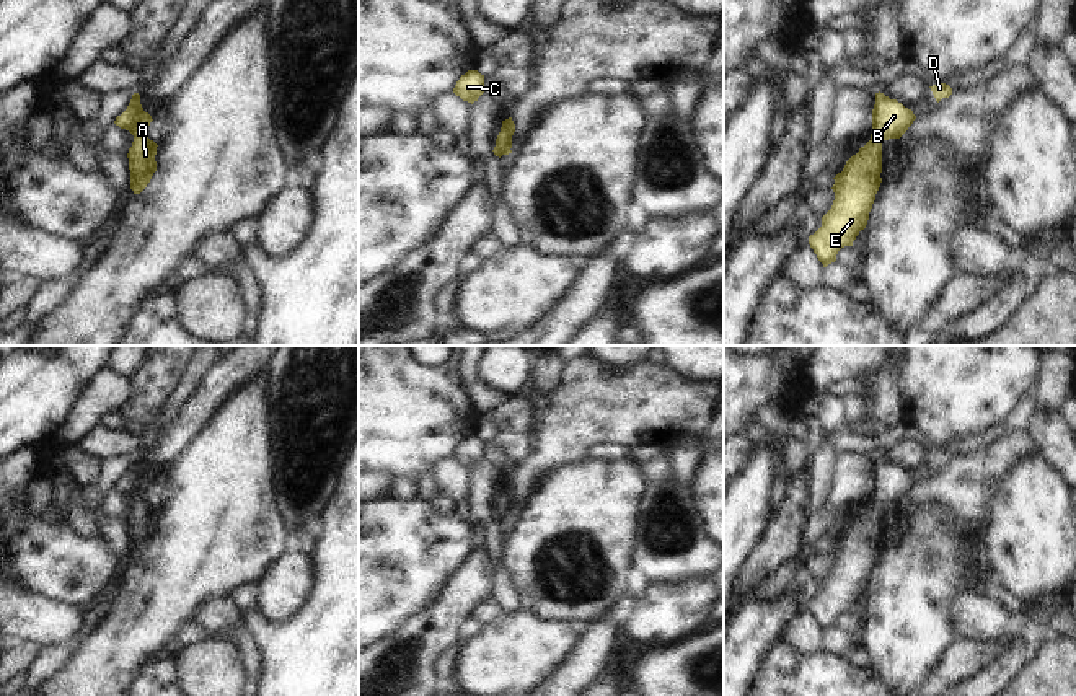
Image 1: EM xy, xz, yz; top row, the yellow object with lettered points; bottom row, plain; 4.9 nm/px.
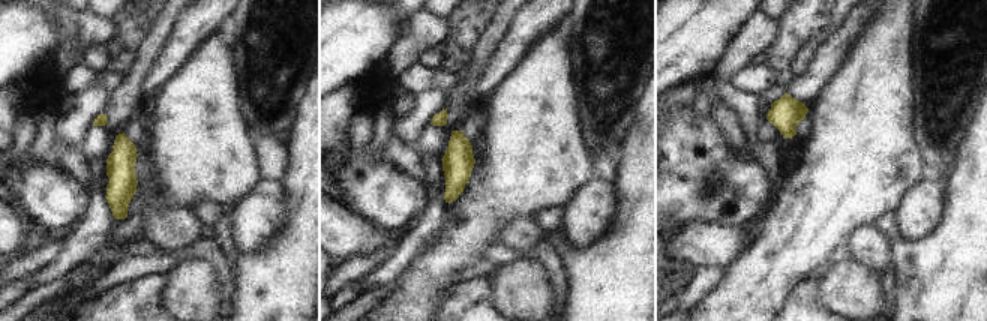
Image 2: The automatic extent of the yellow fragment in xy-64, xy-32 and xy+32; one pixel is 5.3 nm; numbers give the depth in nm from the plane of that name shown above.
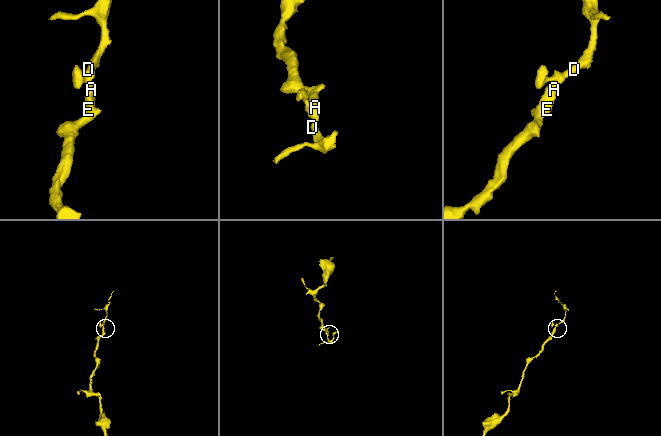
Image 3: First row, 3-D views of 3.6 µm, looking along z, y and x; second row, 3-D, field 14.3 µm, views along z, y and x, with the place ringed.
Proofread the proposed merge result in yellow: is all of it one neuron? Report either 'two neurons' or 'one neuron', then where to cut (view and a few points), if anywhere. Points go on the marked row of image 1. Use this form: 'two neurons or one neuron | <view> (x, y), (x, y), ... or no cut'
one neuron | no cut

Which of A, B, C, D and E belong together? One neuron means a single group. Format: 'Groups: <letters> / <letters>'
Groups: A B C D E.

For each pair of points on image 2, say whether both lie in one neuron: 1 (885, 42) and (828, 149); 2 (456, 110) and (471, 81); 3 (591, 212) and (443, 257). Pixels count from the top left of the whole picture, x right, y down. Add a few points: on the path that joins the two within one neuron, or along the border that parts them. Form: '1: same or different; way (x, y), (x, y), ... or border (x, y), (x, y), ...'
1: same; way (881, 69), (873, 101), (855, 122)
2: same; way (462, 102), (467, 89)
3: different; border (590, 180), (567, 207)

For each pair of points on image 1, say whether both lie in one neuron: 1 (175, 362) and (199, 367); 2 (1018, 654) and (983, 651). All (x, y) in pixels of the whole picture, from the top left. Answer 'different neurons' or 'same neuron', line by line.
1: different neurons
2: different neurons

